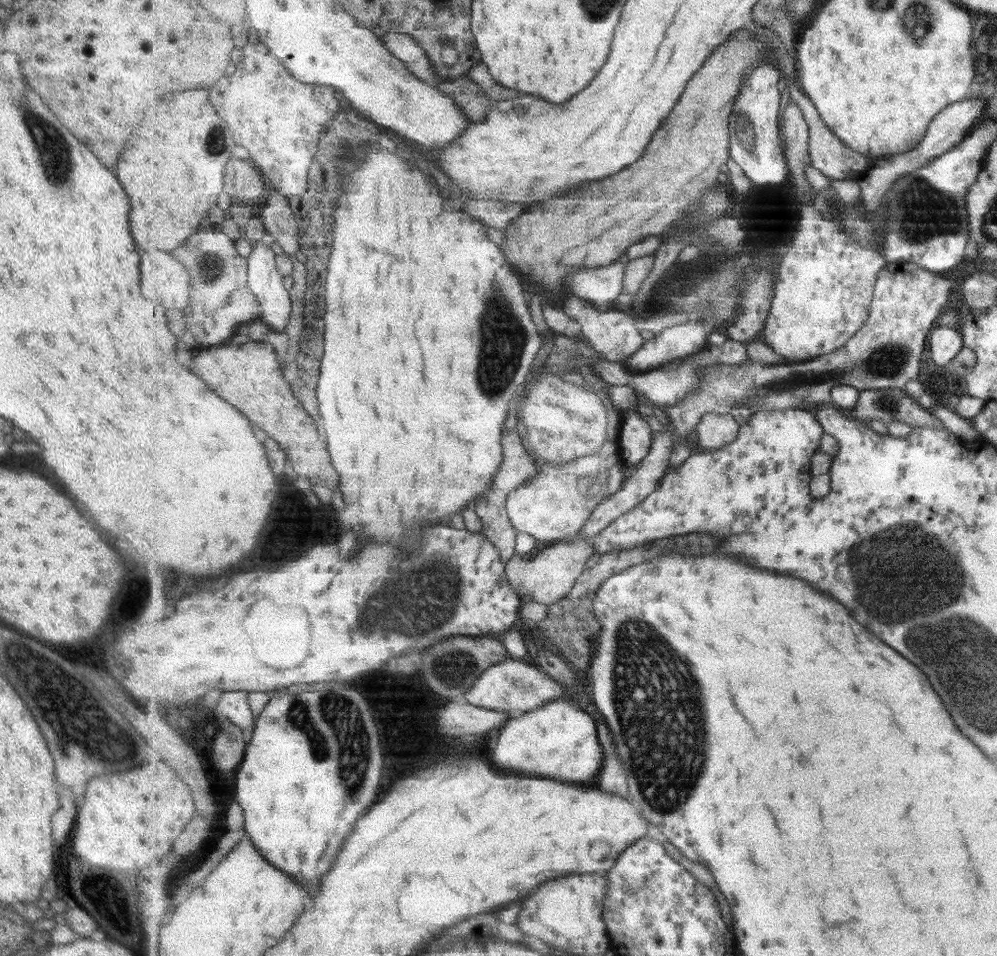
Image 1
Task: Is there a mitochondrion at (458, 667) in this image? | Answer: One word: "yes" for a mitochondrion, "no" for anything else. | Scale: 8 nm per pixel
yes

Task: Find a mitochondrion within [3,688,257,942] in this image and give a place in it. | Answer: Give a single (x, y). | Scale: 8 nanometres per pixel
(102, 737)

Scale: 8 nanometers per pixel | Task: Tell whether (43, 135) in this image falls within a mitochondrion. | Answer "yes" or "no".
yes

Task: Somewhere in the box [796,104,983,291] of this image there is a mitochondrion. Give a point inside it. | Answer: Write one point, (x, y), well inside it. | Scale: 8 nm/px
(923, 211)

